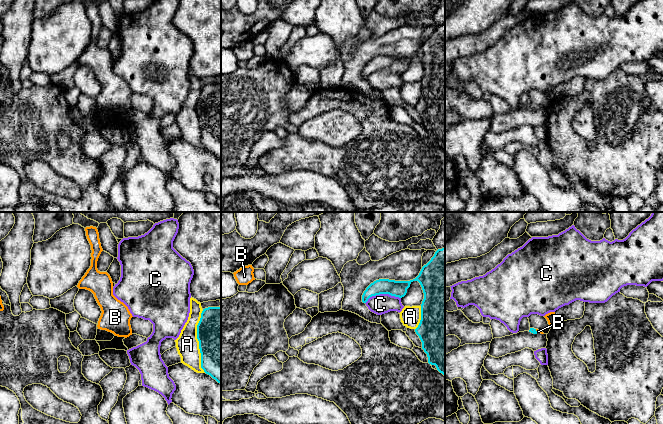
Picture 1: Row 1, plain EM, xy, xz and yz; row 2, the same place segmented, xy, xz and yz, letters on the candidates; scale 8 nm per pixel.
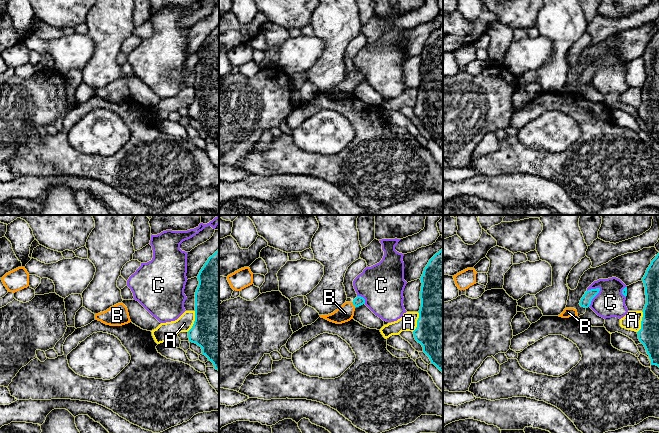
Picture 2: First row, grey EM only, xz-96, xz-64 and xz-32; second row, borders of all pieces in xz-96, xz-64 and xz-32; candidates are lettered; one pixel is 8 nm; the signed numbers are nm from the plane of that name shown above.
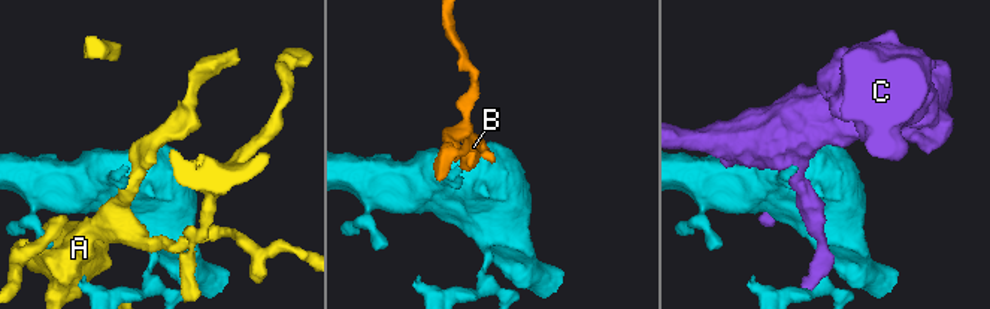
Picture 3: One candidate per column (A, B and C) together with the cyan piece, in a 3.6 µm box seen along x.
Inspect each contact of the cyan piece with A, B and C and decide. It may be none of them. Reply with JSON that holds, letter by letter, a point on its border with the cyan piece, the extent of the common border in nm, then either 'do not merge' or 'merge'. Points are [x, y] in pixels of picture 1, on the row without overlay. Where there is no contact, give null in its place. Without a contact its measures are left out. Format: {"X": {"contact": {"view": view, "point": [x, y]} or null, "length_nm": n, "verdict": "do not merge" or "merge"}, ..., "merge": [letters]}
{"A": {"contact": {"view": "xy", "point": [198, 116]}, "length_nm": 500, "verdict": "do not merge"}, "B": {"contact": {"view": "yz", "point": [536, 107]}, "length_nm": 40, "verdict": "merge"}, "C": {"contact": {"view": "xz", "point": [382, 69]}, "length_nm": 300, "verdict": "do not merge"}, "merge": ["B"]}

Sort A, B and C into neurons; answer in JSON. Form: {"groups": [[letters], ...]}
{"groups": [["A"], ["B"], ["C"]]}

